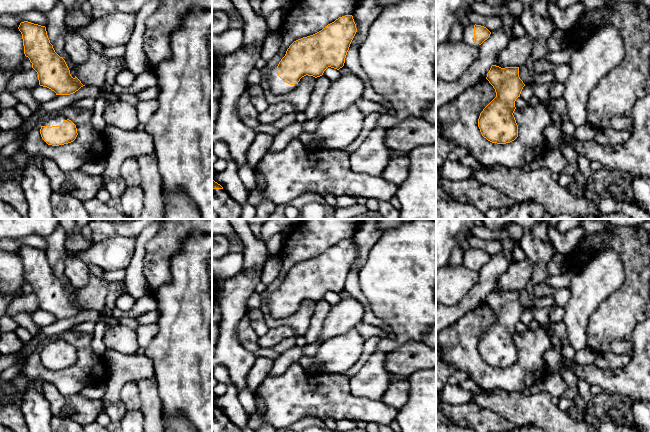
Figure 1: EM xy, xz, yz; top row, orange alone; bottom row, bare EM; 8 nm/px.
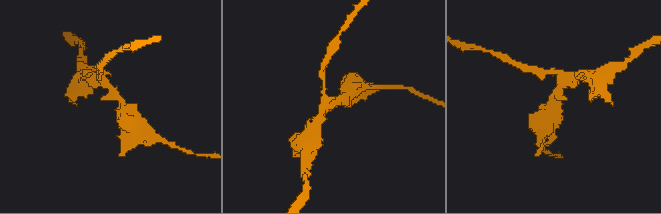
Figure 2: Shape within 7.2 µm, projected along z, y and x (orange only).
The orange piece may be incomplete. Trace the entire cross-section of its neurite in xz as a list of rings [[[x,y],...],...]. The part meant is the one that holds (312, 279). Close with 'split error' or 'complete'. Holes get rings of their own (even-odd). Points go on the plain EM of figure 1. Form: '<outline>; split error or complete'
[[[345,239],[321,255],[294,265],[265,303],[271,316],[286,318],[306,299],[317,302],[328,291],[342,292],[356,256],[353,240]]]; split error

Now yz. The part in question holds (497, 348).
[[[492,289],[486,303],[495,313],[496,321],[480,337],[478,351],[488,365],[510,367],[518,361],[518,349],[513,337],[515,325],[525,310],[519,301],[519,291]]]; complete

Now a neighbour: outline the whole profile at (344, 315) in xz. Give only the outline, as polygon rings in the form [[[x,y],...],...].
[[[354,297],[340,298],[337,303],[330,306],[317,342],[321,345],[330,338],[354,328],[362,321],[363,315],[364,307]]]

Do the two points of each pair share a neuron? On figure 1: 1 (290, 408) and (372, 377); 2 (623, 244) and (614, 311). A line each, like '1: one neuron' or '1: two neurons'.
1: two neurons
2: one neuron

